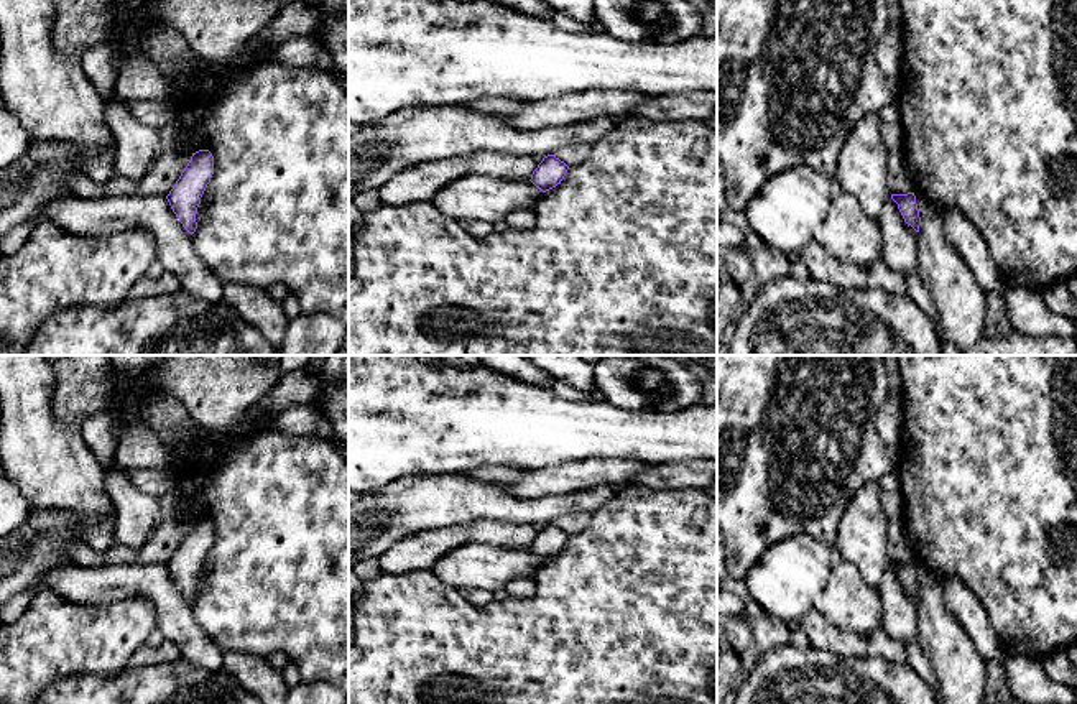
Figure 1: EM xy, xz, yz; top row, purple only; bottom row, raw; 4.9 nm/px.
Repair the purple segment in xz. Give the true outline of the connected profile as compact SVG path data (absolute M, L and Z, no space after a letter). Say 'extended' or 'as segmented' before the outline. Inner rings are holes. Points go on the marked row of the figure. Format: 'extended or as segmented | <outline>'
as segmented | M548 155L538 164L538 168L531 174L531 183L539 188L543 192L561 184L567 173L569 166L556 158L554 155Z

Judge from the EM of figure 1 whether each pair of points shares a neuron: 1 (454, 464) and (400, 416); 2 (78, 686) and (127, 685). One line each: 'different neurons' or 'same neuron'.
1: same neuron
2: same neuron

